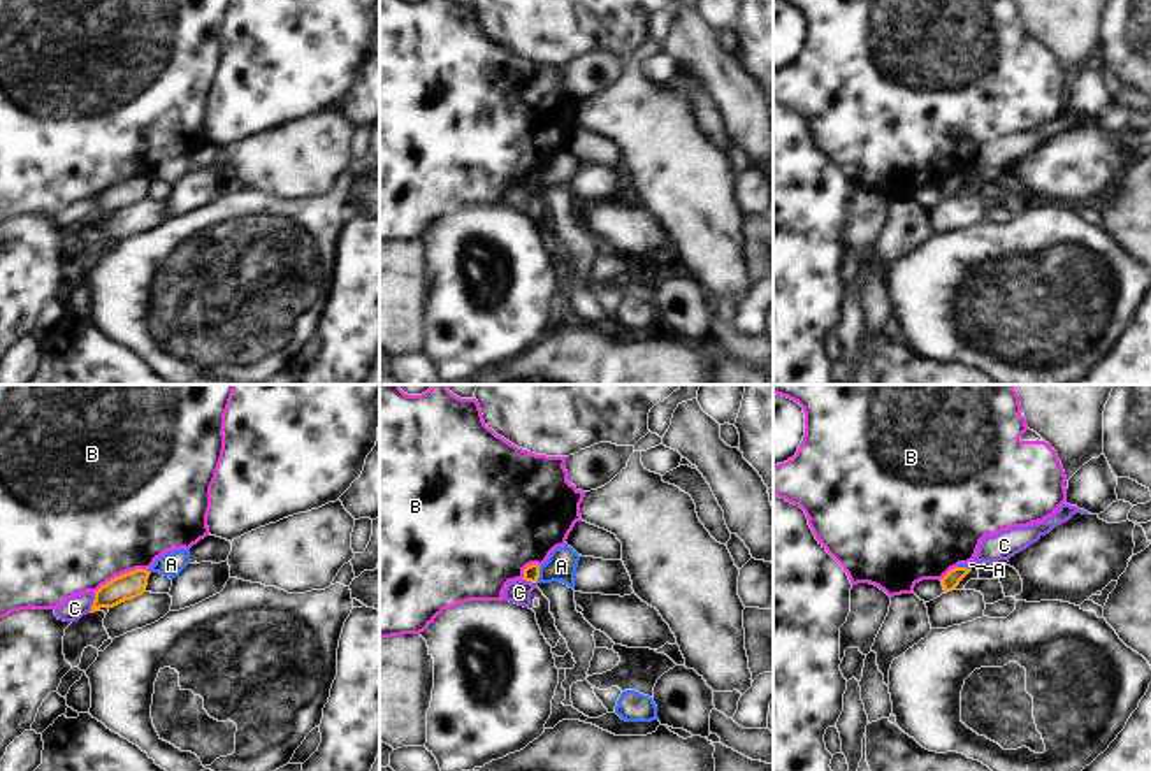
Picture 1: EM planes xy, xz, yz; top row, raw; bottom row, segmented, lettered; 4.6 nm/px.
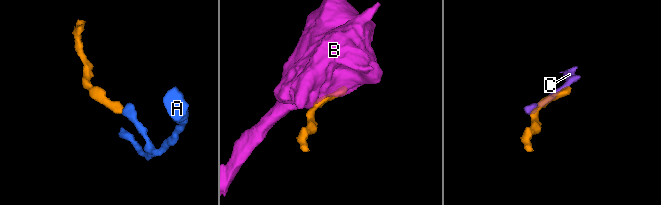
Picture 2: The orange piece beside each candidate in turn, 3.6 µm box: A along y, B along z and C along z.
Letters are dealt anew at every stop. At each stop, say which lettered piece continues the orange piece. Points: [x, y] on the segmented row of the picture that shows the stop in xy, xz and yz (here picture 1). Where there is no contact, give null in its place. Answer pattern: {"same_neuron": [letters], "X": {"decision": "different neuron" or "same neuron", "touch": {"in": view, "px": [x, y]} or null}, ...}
{"same_neuron": [], "A": {"decision": "different neuron", "touch": {"in": "xz", "px": [538, 575]}}, "B": {"decision": "different neuron", "touch": {"in": "xy", "px": [122, 575]}}, "C": {"decision": "different neuron", "touch": {"in": "xy", "px": [94, 603]}}}

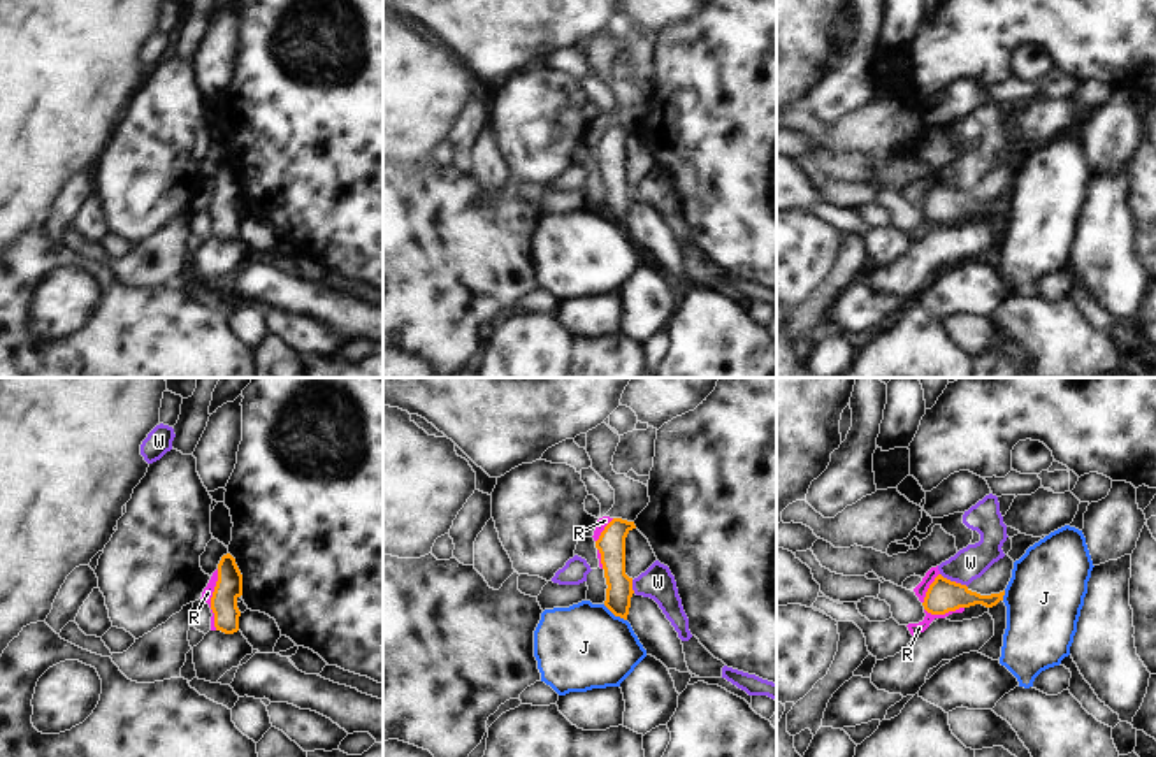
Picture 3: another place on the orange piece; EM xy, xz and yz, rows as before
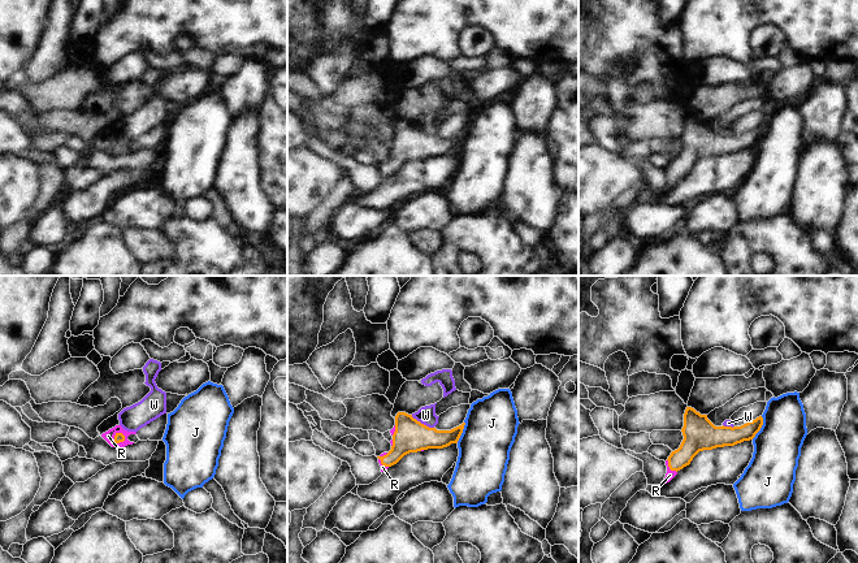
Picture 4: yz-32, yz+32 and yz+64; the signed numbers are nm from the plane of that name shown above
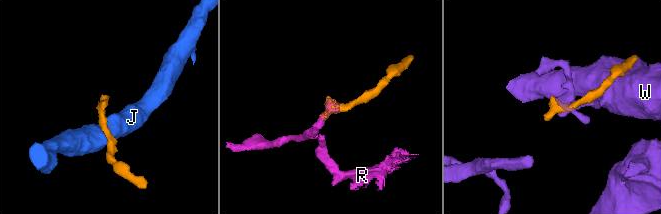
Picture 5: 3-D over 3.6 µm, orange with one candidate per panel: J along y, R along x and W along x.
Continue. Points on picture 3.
{"same_neuron": ["R"], "J": {"decision": "different neuron", "touch": {"in": "xz", "px": [615, 615]}}, "R": {"decision": "same neuron", "touch": {"in": "xy", "px": [211, 599]}}, "W": {"decision": "different neuron", "touch": {"in": "yz", "px": [946, 578]}}}

